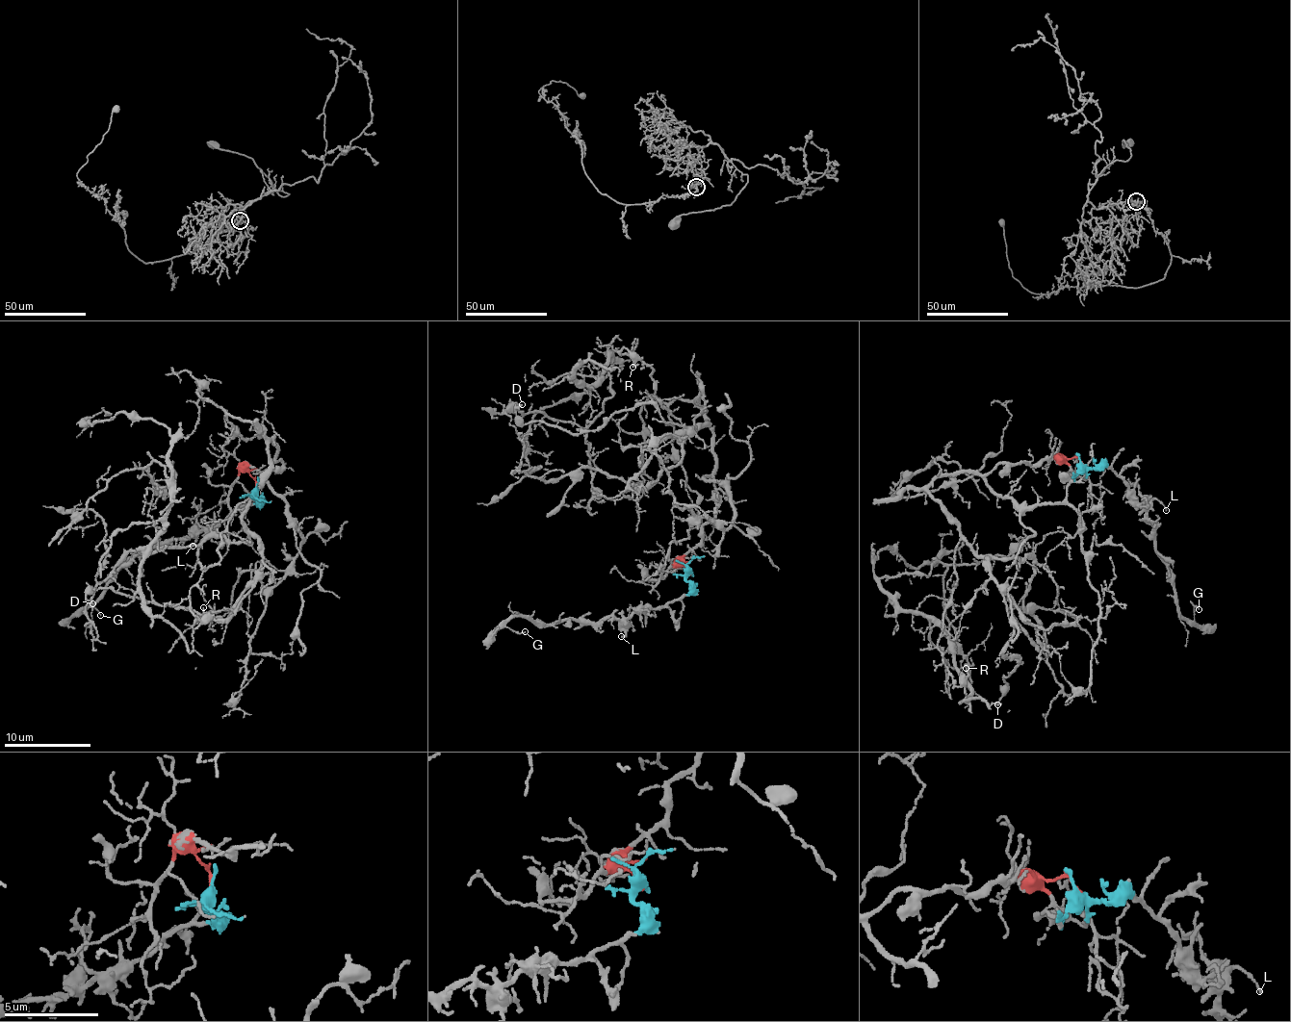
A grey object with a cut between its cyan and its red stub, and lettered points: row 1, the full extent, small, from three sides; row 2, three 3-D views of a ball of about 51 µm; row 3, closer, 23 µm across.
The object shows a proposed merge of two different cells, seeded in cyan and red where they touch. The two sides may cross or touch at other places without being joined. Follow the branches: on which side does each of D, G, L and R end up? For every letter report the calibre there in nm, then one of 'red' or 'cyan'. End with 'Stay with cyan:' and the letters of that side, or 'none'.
D: 180 nm | red
G: 110 nm | cyan
L: 110 nm | cyan
R: 120 nm | red
Stay with cyan: G, L

